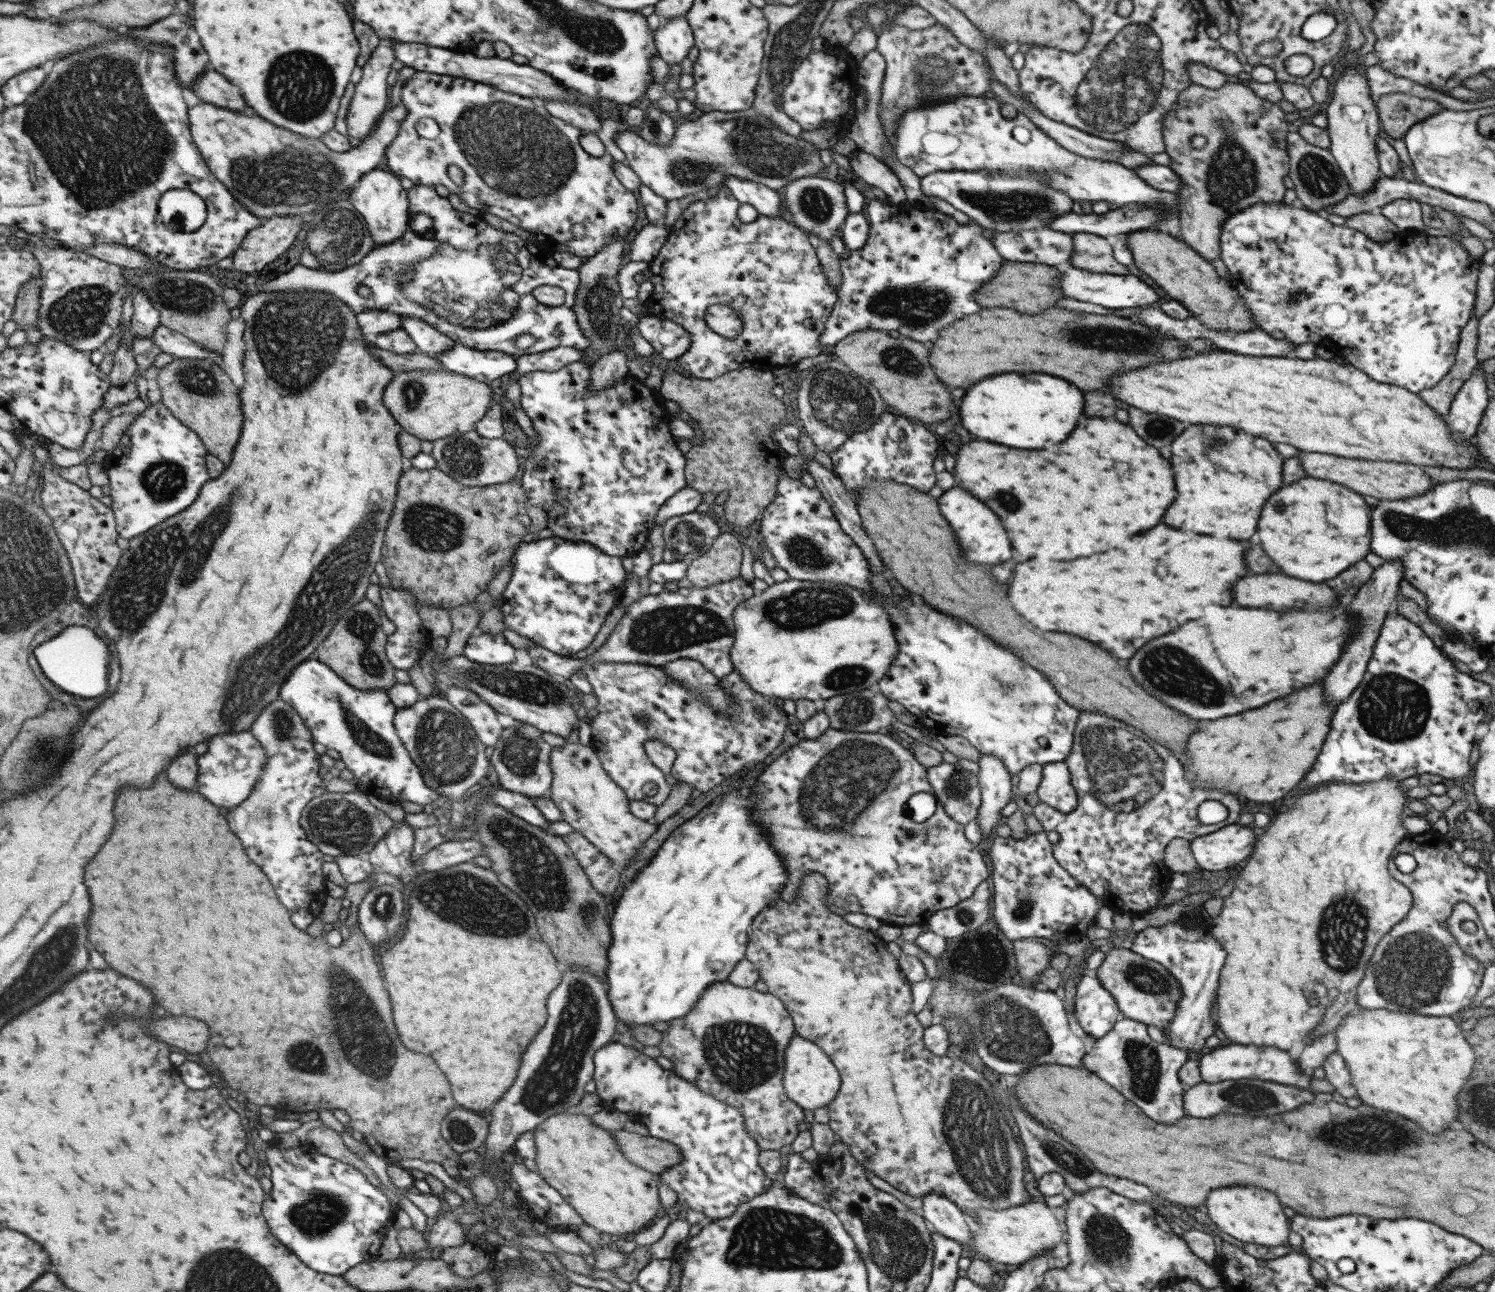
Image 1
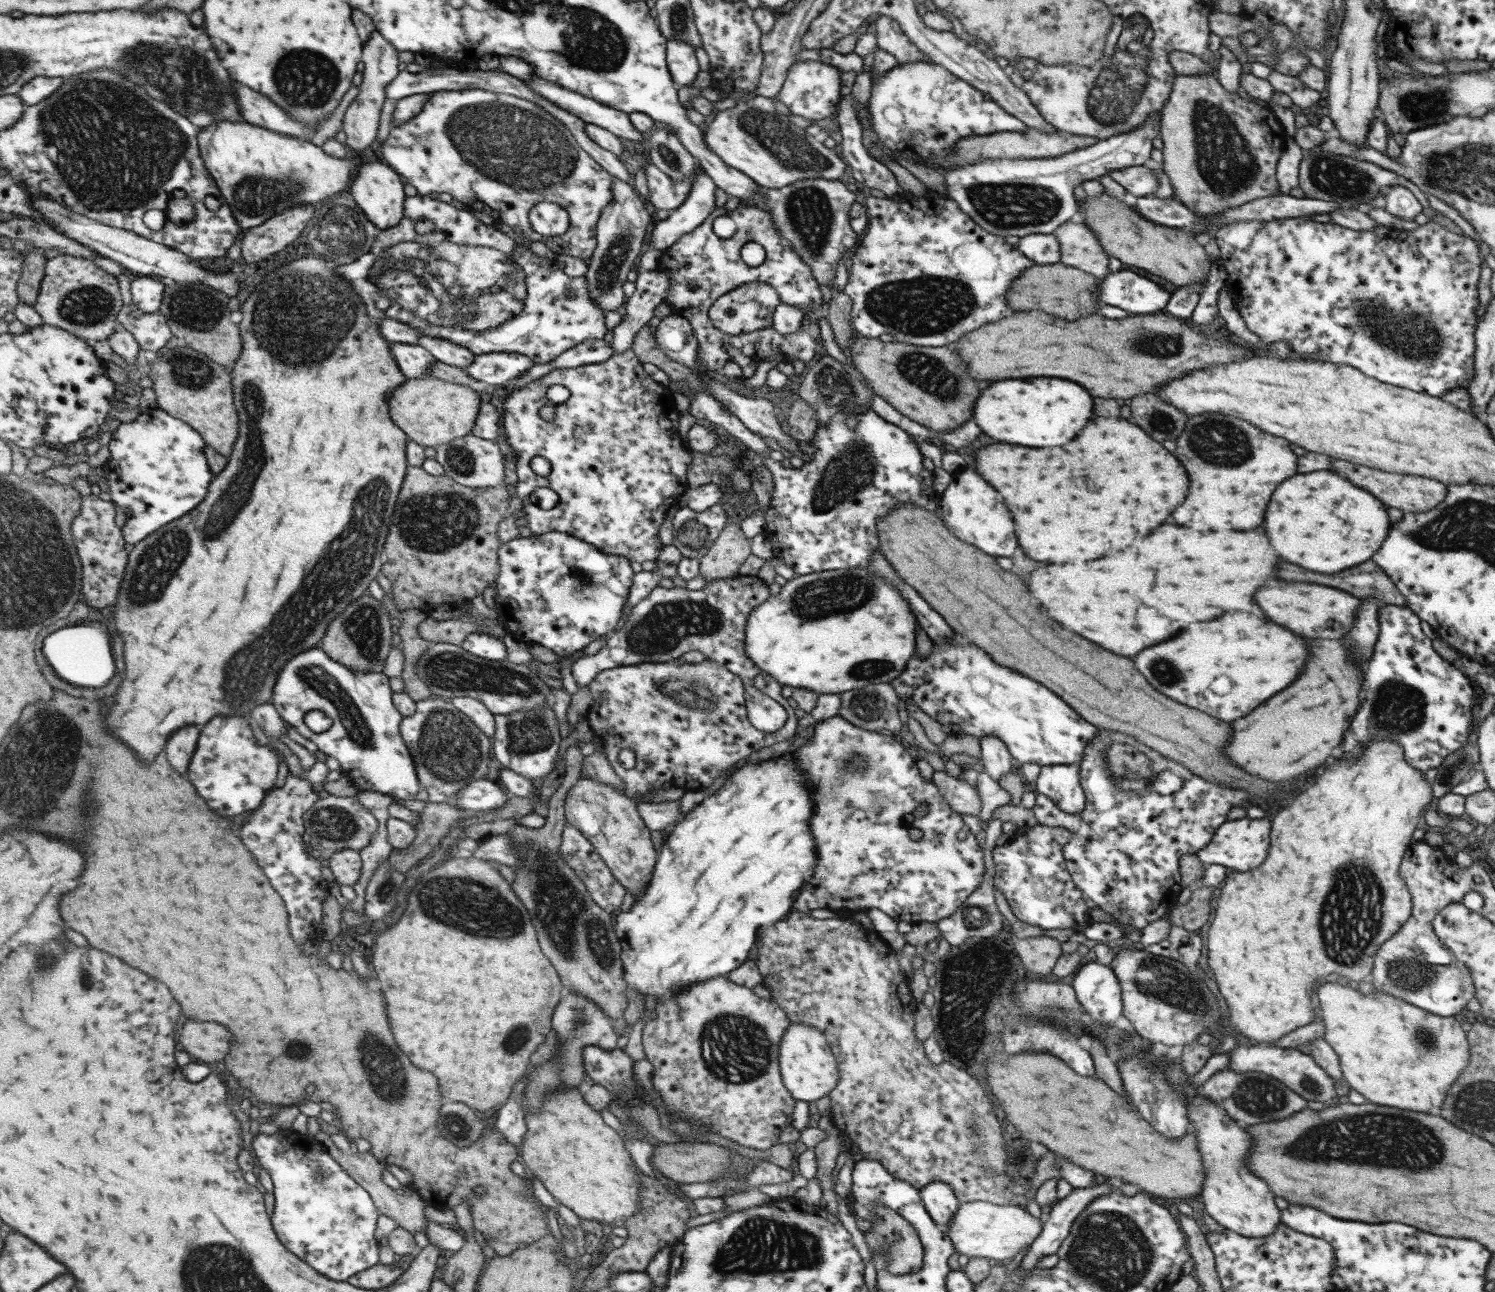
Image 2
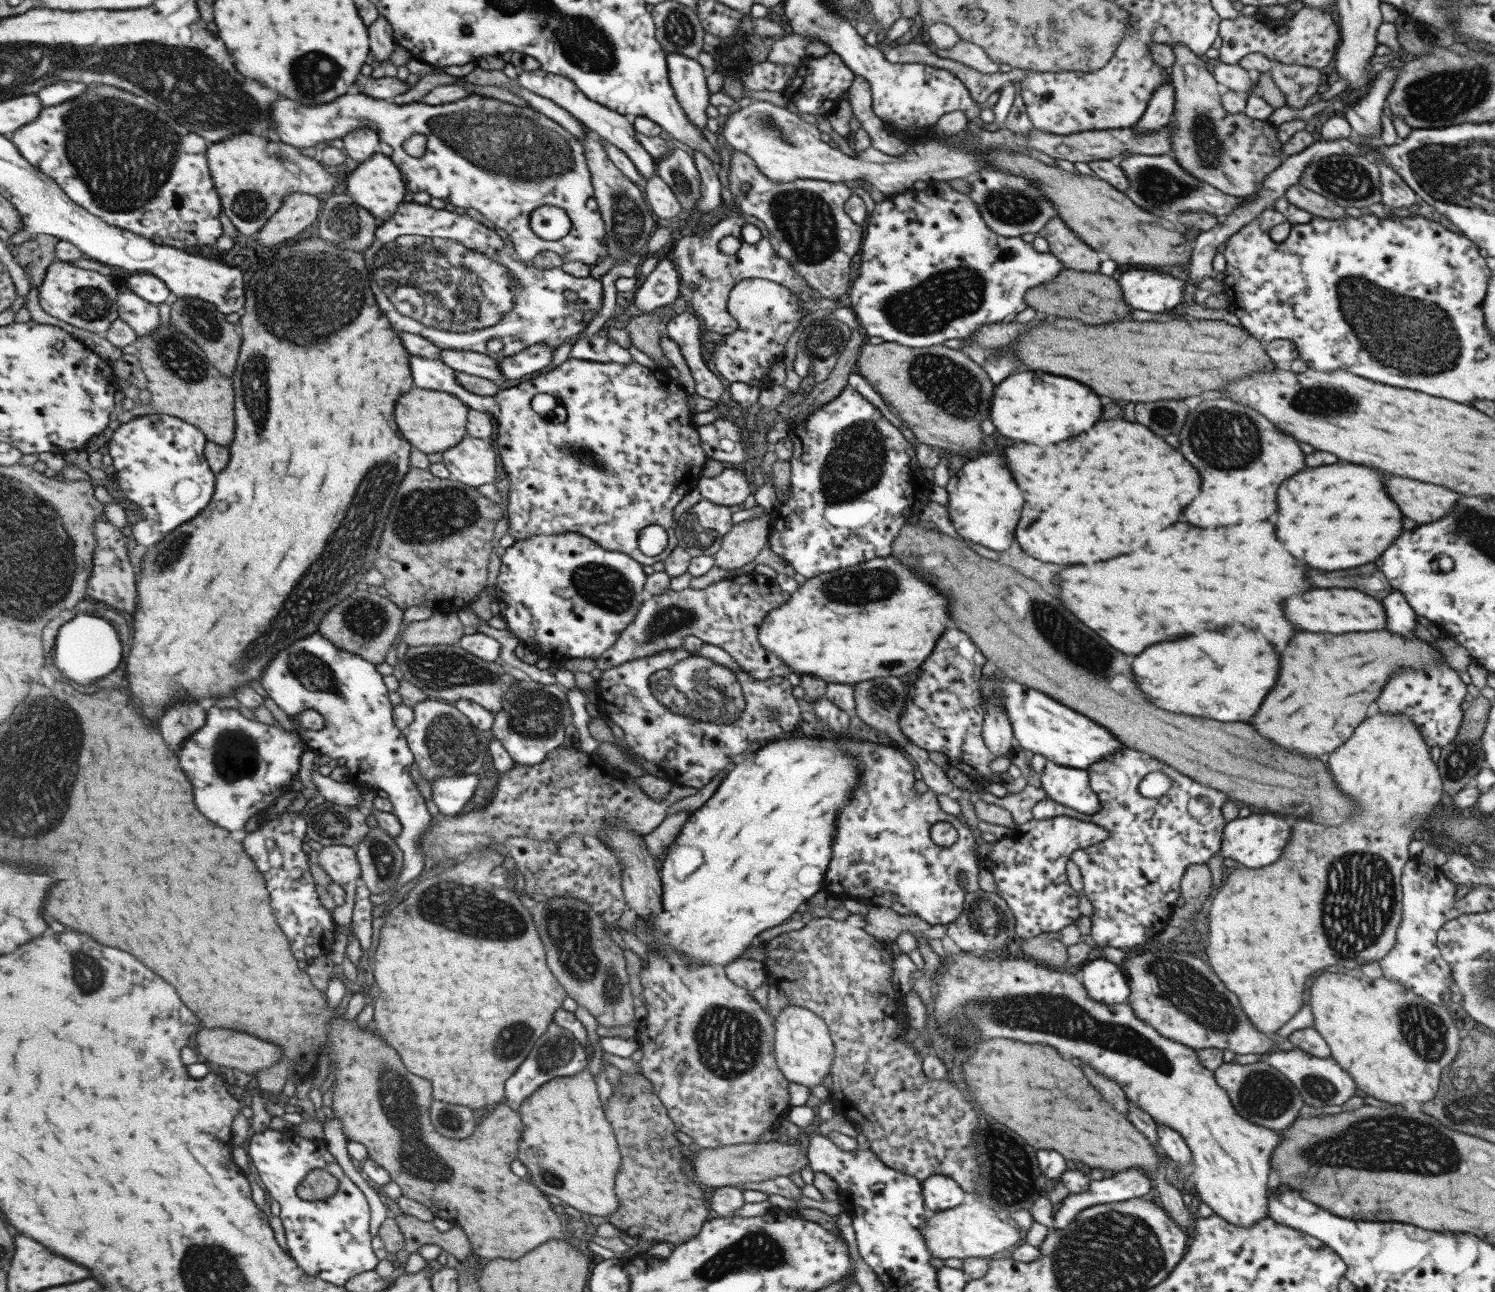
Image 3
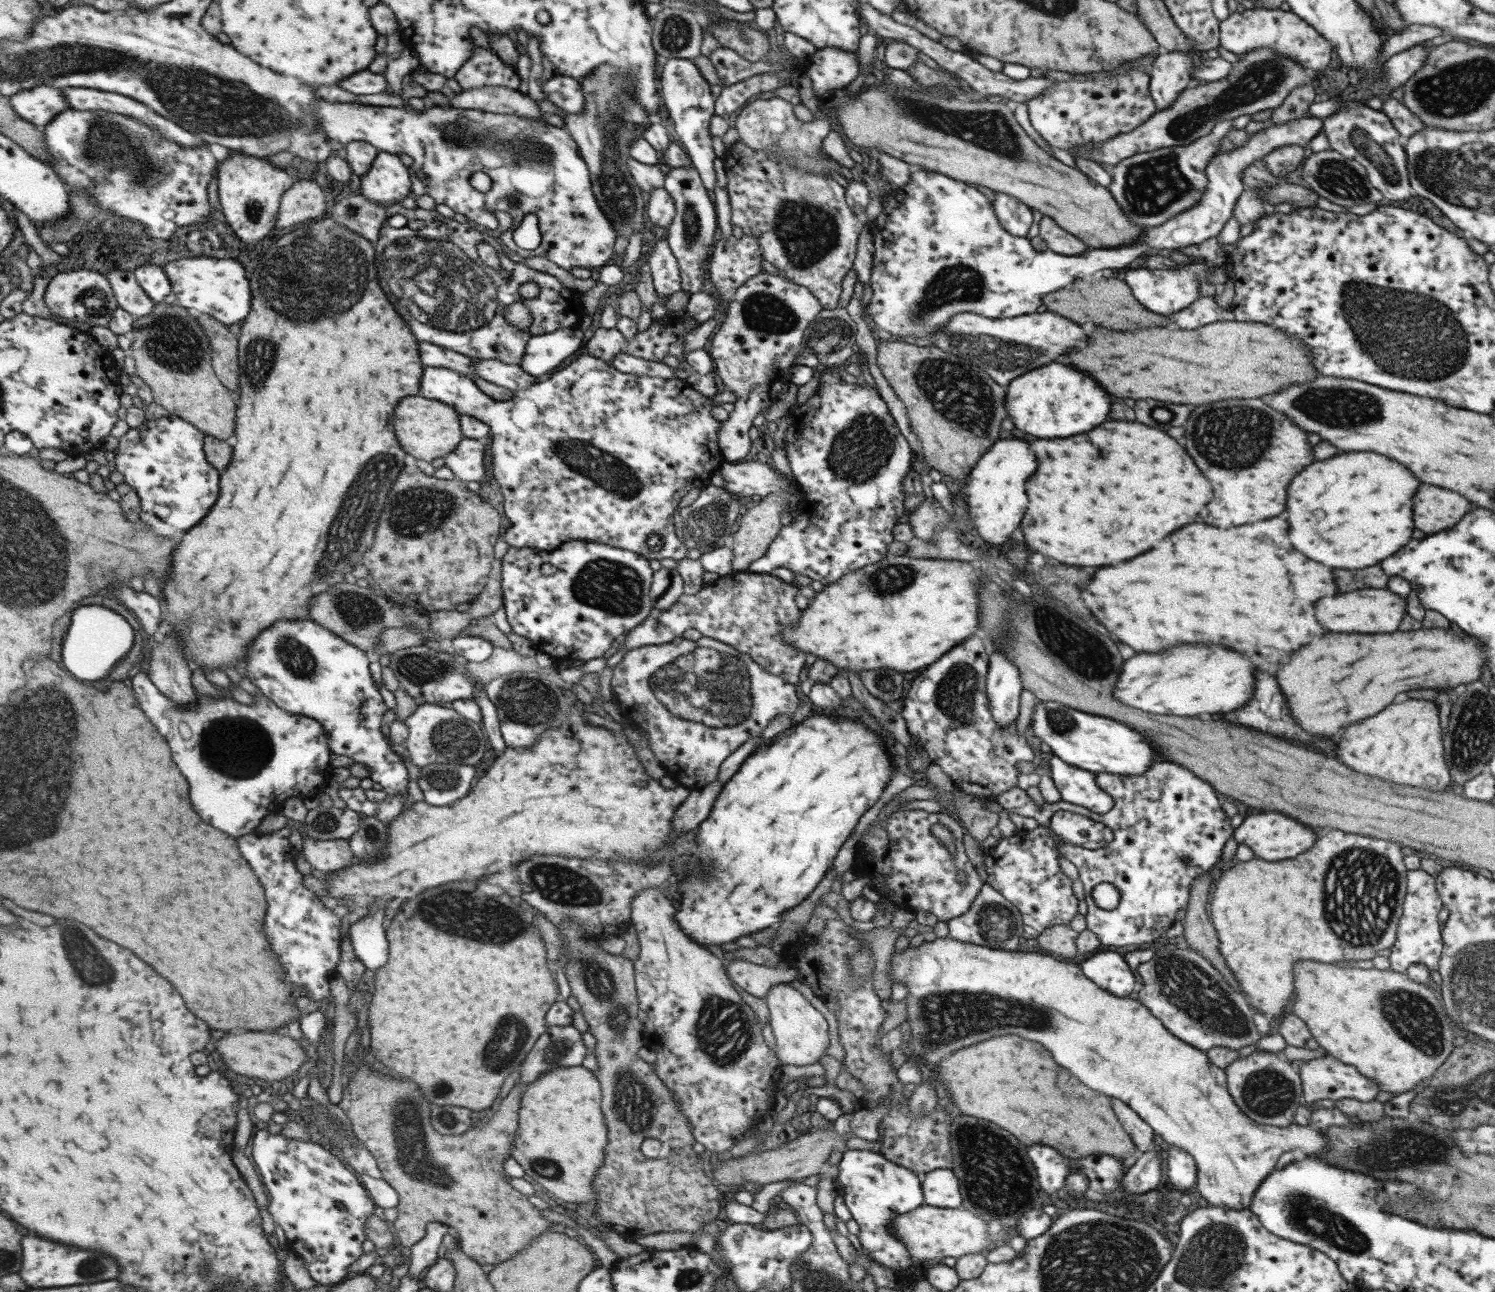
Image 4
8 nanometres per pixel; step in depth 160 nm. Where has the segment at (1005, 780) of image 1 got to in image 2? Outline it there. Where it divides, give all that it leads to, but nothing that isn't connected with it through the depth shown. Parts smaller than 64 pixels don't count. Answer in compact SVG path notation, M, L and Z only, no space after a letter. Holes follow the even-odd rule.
M987 735L979 740L980 755L979 764L995 782L1006 772L1011 770L1011 755L1006 744L995 735Z

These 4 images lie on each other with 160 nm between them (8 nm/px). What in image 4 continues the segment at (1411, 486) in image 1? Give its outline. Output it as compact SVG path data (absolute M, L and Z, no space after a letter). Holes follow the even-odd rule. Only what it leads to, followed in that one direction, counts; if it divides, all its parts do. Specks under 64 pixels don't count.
M1421 484L1413 502L1413 522L1417 530L1435 534L1455 526L1469 508L1471 506L1463 496L1445 488Z

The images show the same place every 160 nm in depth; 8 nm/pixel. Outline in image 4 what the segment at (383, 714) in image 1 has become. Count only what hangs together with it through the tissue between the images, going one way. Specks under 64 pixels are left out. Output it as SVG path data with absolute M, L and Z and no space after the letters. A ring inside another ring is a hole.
M299 619L279 622L271 626L267 632L263 632L259 638L255 638L243 667L250 682L287 712L318 720L329 735L330 749L334 754L348 756L353 762L359 762L371 768L369 781L380 784L386 795L399 793L404 798L405 805L407 772L401 760L391 752L389 740L379 732L381 714L385 712L385 702L380 692L373 688L371 676L367 670L367 658L363 651L313 619ZM371 910L371 914L361 920L363 922L355 923L349 933L352 945L365 970L377 970L387 960L387 942L381 926L381 910Z

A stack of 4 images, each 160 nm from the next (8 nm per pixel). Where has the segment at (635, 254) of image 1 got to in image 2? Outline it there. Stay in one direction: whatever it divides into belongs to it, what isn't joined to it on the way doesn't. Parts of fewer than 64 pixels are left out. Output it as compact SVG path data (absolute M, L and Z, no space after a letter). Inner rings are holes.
M701 169L697 180L691 184L685 200L673 211L668 212L664 220L653 222L649 229L646 244L649 249L664 251L669 248L683 233L691 232L699 226L716 207L717 188Z

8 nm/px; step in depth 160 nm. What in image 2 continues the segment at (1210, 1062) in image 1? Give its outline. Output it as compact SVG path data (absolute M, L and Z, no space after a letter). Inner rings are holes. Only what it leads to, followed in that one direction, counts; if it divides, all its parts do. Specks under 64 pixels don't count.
M1243 1044L1237 1045L1230 1051L1229 1064L1225 1068L1227 1070L1232 1070L1234 1073L1262 1072L1267 1076L1271 1075L1307 1101L1313 1100L1313 1102L1327 1104L1332 1098L1337 1097L1333 1089L1334 1080L1315 1064L1311 1055L1305 1055L1296 1048L1279 1048L1271 1044L1251 1044L1249 1046Z

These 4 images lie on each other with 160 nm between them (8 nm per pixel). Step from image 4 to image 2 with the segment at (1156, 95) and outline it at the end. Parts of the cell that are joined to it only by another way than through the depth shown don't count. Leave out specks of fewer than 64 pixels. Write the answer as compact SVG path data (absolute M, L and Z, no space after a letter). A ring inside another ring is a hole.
M1151 113L1140 125L1130 131L1119 133L1109 138L1098 140L1091 146L1055 156L1053 158L1021 159L985 159L974 165L965 165L945 171L943 182L947 193L959 208L977 223L985 232L998 237L1018 236L1026 234L1052 234L1063 221L1069 221L1074 212L1078 211L1073 197L1073 187L1086 180L1094 180L1107 174L1110 170L1127 168L1128 166L1150 163L1150 150L1157 144L1160 129L1160 113Z

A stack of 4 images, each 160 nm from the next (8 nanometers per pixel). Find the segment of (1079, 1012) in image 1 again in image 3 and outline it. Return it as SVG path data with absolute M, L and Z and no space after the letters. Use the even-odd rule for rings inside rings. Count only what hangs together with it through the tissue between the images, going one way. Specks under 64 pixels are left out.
M1103 957L1084 962L1077 975L1085 987L1087 998L1105 1006L1124 1003L1129 995L1129 987L1120 966Z

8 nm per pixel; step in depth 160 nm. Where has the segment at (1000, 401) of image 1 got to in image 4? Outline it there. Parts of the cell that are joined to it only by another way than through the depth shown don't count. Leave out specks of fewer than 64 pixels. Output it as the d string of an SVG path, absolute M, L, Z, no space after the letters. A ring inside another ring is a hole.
M1051 362L1015 378L1007 386L1005 406L1017 430L1035 438L1067 438L1101 424L1111 408L1111 400L1091 376L1073 366Z

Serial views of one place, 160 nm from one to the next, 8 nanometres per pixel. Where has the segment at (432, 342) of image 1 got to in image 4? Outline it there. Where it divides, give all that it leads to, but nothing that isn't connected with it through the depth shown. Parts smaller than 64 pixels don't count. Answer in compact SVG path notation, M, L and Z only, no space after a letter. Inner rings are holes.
M471 358L471 360L472 369L477 377L506 390L527 389L531 387L531 384L537 383L537 378L524 371L518 364L505 364L498 360L481 360L480 358Z

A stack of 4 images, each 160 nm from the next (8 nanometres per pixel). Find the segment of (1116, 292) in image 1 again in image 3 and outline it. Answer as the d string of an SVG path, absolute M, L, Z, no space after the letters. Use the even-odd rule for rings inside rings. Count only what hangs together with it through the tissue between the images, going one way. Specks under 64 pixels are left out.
M1141 269L1124 271L1116 281L1129 306L1152 313L1178 305L1182 301L1185 283L1164 273Z

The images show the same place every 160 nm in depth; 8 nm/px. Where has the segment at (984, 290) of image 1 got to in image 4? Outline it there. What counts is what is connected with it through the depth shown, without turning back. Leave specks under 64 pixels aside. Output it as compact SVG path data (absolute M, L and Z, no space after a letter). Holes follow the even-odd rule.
M1097 275L1092 278L1078 278L1071 284L1049 292L1042 296L1042 304L1046 310L1054 312L1063 318L1069 318L1071 322L1083 324L1083 322L1093 322L1093 324L1103 324L1109 330L1137 330L1137 328L1149 328L1149 326L1168 325L1163 315L1149 312L1135 300L1130 288L1120 279L1112 276L1105 278Z

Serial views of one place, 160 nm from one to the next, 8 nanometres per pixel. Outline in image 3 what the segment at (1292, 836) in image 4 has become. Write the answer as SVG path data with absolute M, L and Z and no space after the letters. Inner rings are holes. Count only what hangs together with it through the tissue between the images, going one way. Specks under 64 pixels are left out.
M1250 814L1243 818L1236 817L1225 823L1222 830L1221 844L1217 853L1221 858L1235 860L1245 868L1263 868L1279 859L1287 840L1289 840L1289 824L1279 817L1270 814Z

